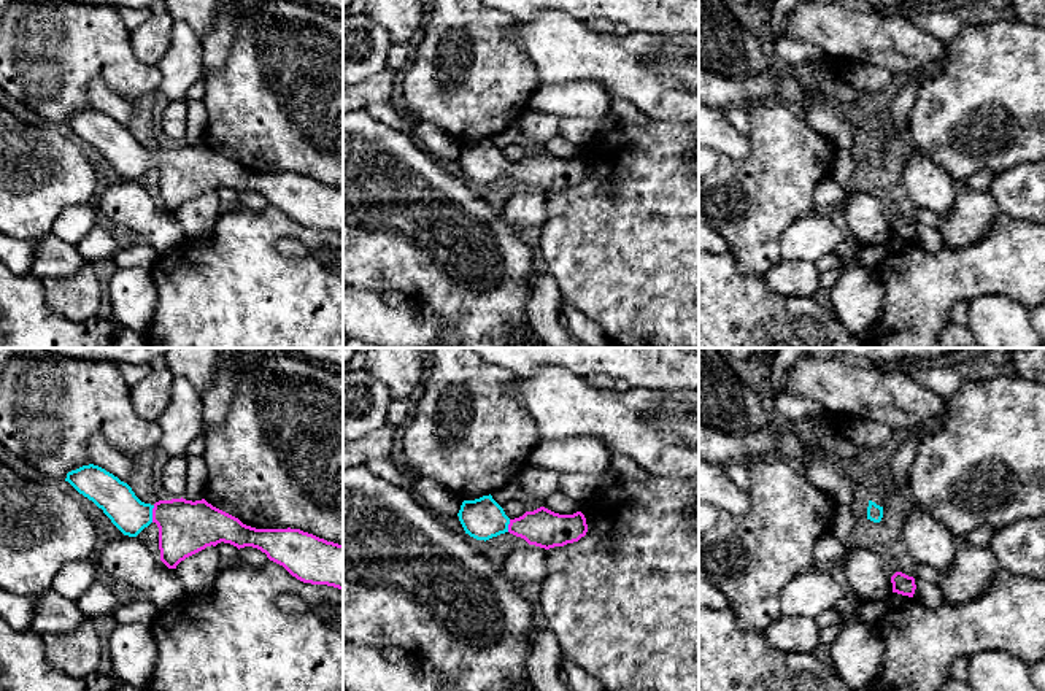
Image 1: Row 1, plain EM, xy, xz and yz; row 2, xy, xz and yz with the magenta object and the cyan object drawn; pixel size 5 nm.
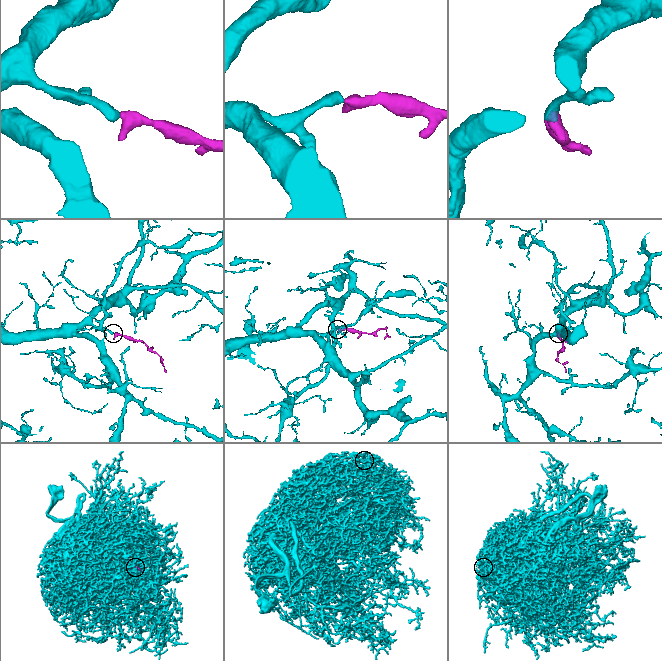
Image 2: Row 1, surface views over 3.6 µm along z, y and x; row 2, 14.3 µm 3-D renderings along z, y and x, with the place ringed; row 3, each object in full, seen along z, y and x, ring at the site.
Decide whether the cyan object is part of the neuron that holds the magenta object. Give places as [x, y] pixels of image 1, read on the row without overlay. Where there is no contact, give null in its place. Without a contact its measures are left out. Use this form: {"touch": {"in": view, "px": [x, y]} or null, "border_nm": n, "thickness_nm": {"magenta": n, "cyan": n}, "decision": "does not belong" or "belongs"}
{"touch": {"in": "xy", "px": [153, 158]}, "border_nm": 90, "thickness_nm": {"magenta": 280, "cyan": 180}, "decision": "belongs"}

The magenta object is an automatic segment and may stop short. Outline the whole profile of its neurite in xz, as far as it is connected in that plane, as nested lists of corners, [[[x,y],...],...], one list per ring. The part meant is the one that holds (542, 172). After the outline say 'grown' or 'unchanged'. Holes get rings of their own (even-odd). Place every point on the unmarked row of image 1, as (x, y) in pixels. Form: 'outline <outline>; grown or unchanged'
outline [[[491,138],[475,145],[464,145],[457,160],[465,178],[476,184],[486,186],[510,176],[524,183],[529,189],[545,194],[578,186],[588,176],[586,162],[581,156],[559,159],[540,151],[510,164]]]; grown

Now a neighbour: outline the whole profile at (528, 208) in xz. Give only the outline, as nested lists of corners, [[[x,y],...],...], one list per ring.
[[[534,189],[519,192],[508,199],[502,211],[505,221],[518,234],[526,227],[542,227],[548,219],[546,194]]]

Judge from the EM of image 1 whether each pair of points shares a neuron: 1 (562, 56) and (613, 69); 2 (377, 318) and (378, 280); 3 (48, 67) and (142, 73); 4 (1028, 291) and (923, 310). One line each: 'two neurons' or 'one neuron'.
1: one neuron
2: two neurons
3: one neuron
4: one neuron

